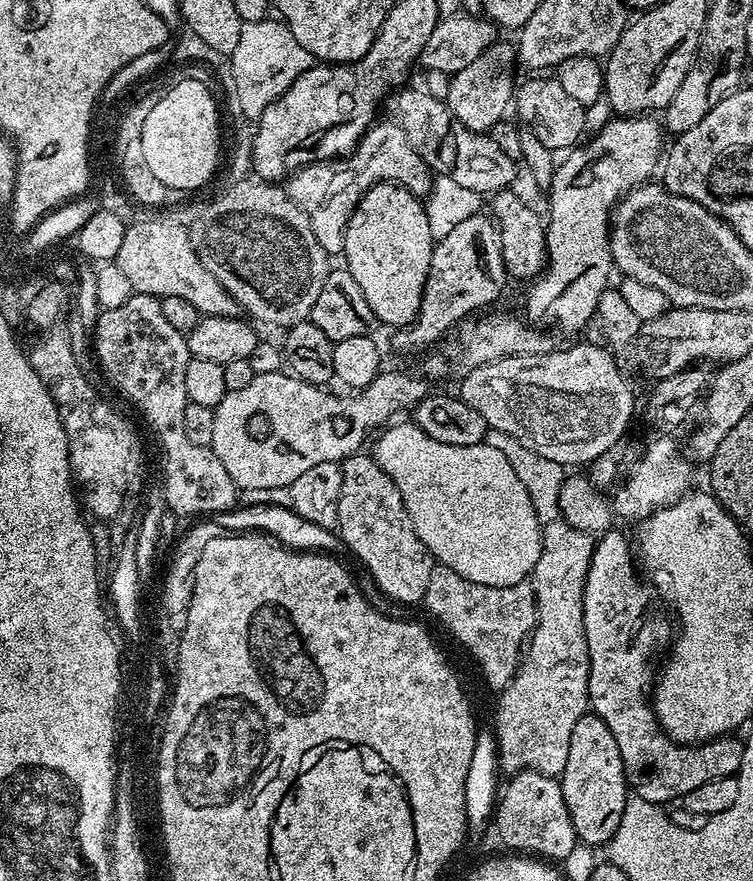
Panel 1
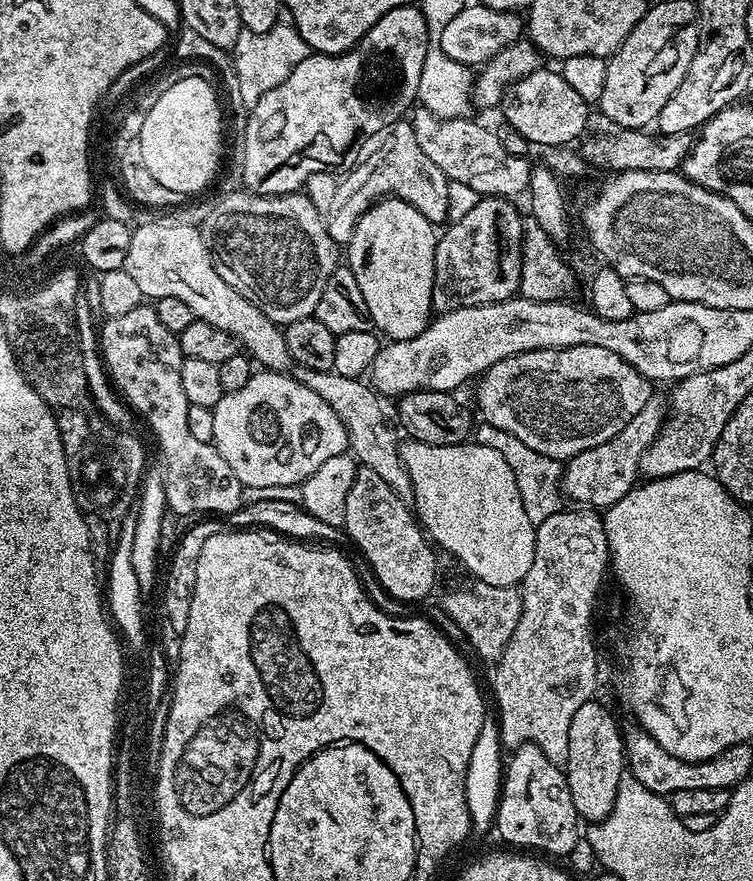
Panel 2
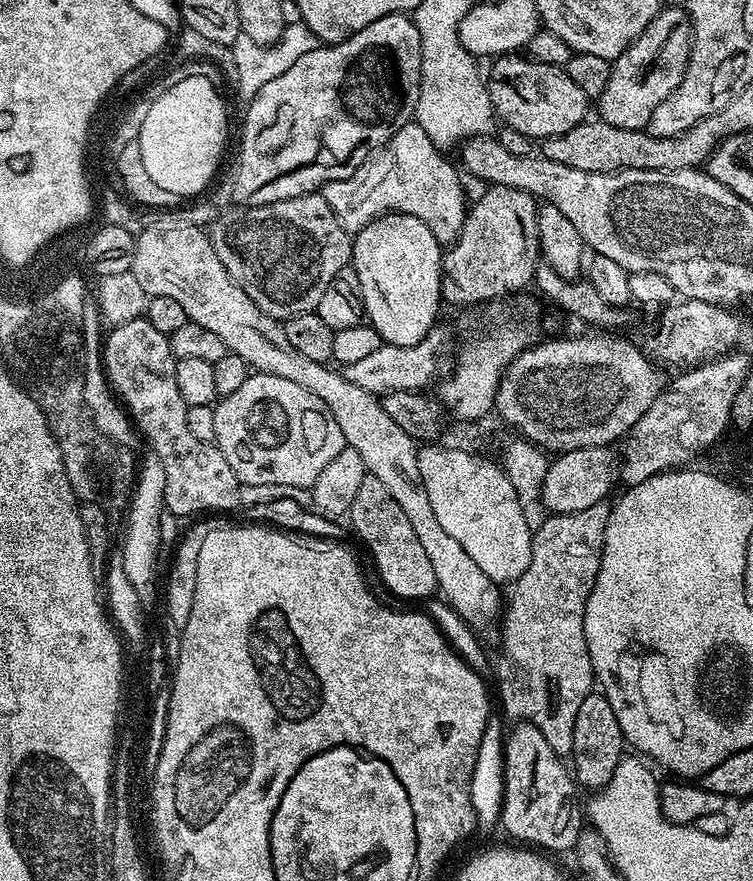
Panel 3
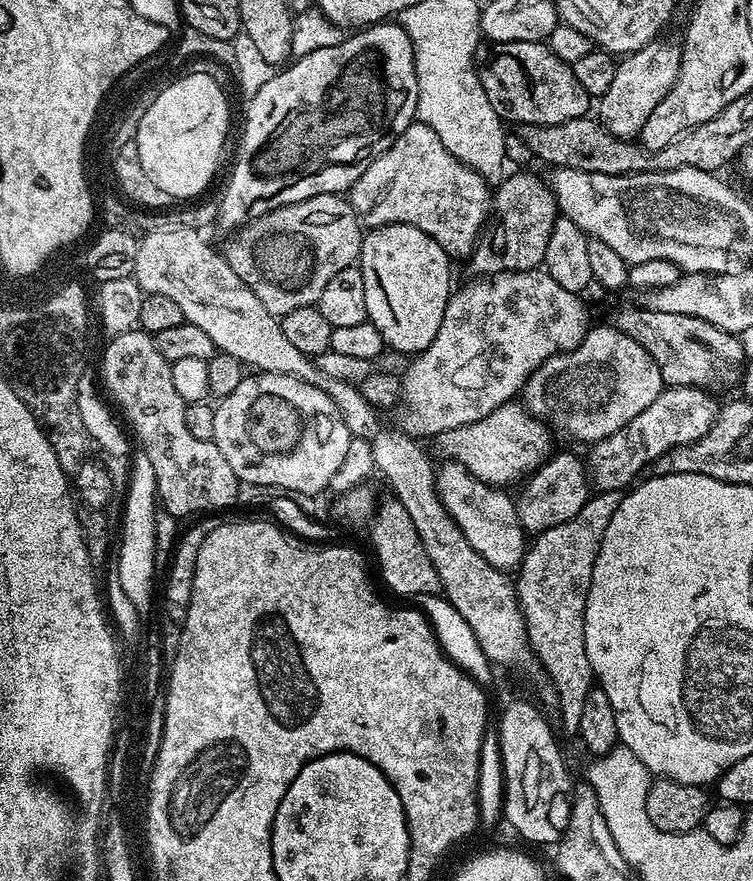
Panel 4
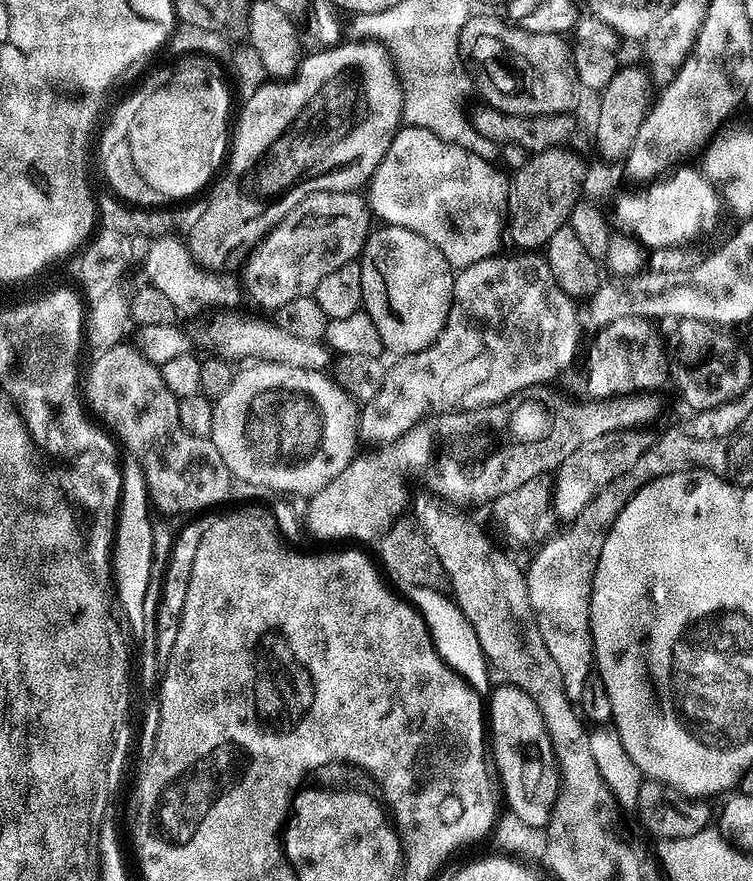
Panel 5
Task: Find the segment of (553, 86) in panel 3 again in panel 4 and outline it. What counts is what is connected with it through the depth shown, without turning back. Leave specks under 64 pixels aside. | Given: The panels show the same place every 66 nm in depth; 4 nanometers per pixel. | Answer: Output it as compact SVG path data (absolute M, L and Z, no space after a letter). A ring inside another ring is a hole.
M510 41L493 43L489 52L481 51L478 56L476 72L482 82L482 90L486 90L486 98L490 98L490 106L505 121L513 120L516 126L522 124L557 124L570 118L588 116L590 97L582 86L578 86L578 78L574 78L571 63L563 61L558 54L551 51L547 43L538 41Z

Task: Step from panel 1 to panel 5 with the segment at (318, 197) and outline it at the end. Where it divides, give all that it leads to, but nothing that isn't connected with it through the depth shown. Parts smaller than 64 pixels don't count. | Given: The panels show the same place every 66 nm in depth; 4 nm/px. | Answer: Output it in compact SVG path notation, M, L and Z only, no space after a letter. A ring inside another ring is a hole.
M401 127L366 185L366 199L371 215L375 219L377 216L385 225L393 224L399 228L414 230L414 234L433 244L454 270L473 266L501 251L500 236L502 240L510 180L499 167L496 169L496 166L493 161L484 160L462 146L447 144L430 130Z

